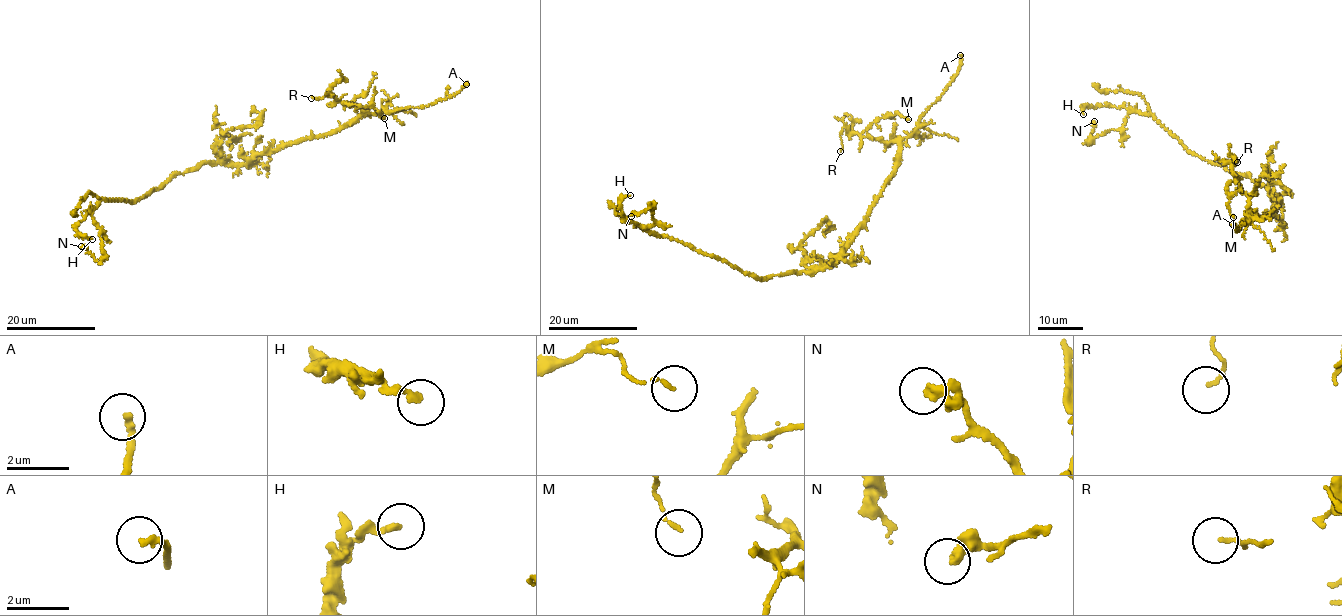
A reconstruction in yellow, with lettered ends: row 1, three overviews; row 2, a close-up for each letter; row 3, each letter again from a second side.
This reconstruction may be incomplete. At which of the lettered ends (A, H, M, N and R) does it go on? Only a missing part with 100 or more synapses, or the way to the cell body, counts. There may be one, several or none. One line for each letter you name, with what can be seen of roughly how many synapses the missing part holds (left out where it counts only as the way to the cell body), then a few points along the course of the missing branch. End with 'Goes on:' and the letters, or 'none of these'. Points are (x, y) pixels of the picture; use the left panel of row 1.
A: course (466, 84), (485, 59), (508, 56)
Goes on: A

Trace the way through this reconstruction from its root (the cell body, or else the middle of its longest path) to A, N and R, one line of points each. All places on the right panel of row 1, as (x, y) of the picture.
A: (1274, 197), (1274, 216), (1267, 214), (1260, 219), (1249, 211), (1250, 217), (1243, 219), (1238, 231), (1232, 224)
N: (1274, 197), (1247, 173), (1230, 171), (1189, 152), (1149, 113), (1130, 112), (1121, 128), (1088, 143), (1094, 121)
R: (1274, 197), (1274, 216), (1267, 214), (1260, 219), (1251, 212), (1231, 164), (1223, 160), (1237, 162)

